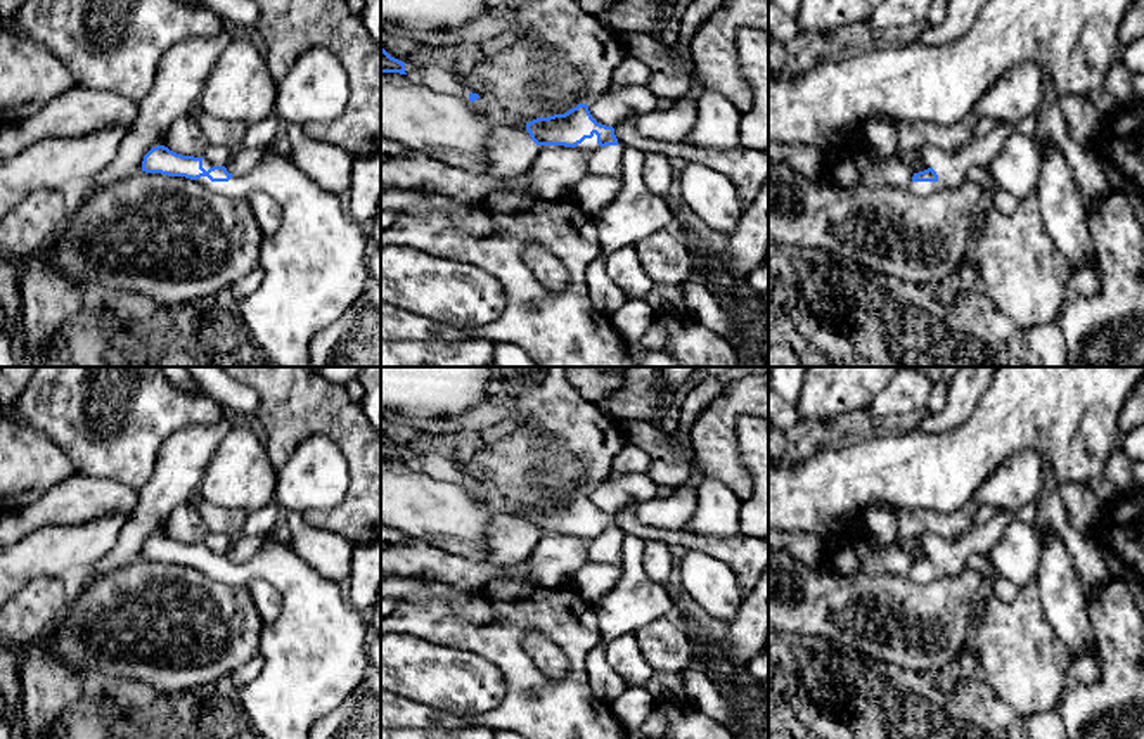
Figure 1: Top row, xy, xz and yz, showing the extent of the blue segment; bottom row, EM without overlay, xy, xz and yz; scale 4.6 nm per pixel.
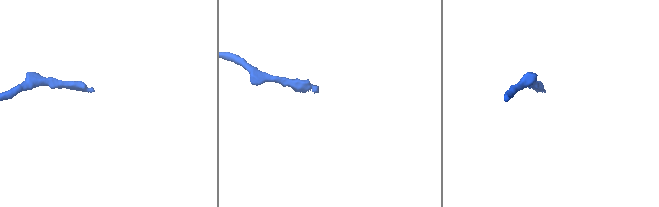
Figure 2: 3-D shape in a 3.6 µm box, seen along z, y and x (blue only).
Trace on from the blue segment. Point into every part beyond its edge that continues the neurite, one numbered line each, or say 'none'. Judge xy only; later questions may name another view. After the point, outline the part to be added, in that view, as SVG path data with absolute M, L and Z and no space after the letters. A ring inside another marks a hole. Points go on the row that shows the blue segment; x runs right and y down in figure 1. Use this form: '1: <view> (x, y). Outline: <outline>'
1: xy (314, 265). Outline: M273 145L261 149L261 161L249 175L234 175L228 182L201 177L196 182L239 199L261 190L282 206L279 228L263 235L260 244L263 282L239 303L239 310L254 341L280 367L310 367L312 339L337 322L372 282L367 268L372 249L369 234L362 223L343 215L337 194L325 190Z

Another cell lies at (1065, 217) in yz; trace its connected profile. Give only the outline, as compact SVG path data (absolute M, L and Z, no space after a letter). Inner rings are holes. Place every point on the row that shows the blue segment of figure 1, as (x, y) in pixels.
M1047 145L1038 151L1040 173L1035 185L1044 225L1073 270L1092 263L1089 213L1082 204L1073 171L1064 154Z

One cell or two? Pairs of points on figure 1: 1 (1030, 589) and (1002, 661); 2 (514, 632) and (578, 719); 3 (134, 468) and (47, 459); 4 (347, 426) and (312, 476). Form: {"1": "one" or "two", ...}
{"1": "one", "2": "one", "3": "two", "4": "two"}

